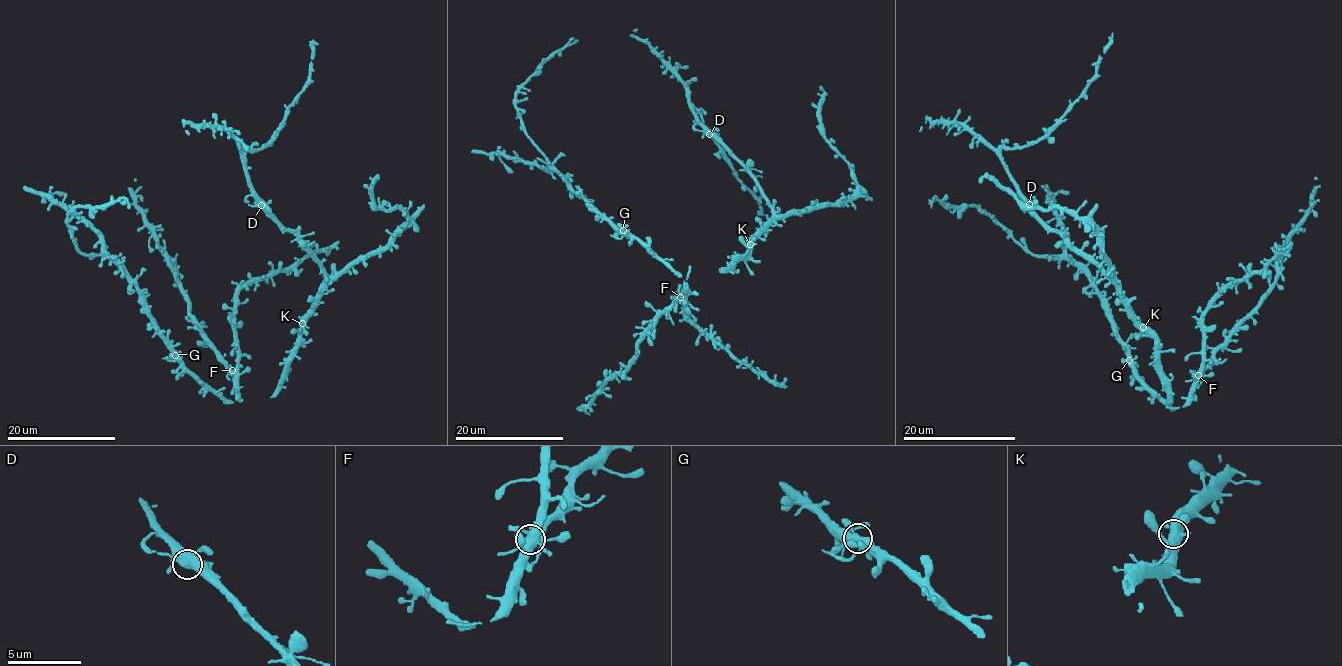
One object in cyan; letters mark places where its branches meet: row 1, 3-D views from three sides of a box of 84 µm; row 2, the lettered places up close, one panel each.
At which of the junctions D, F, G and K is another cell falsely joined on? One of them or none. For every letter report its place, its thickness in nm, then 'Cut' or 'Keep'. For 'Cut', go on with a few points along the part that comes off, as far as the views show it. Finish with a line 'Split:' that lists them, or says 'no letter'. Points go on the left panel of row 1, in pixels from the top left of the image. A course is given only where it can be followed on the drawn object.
D: Place: (261, 205). Thickness 600 nm. Cut. Course of the part to remove: (261, 205), (249, 204)
F: Place: (232, 370). Thickness 500 nm. Keep
G: Place: (175, 355). Thickness 500 nm. Keep
K: Place: (302, 323). Thickness 550 nm. Keep
Split: D

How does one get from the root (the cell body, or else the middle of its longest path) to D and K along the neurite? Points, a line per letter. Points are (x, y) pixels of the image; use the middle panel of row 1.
D: (731, 262), (746, 256), (748, 247), (766, 229), (773, 215), (773, 206), (765, 198), (756, 179), (709, 134)
K: (731, 262), (743, 259), (750, 244)

